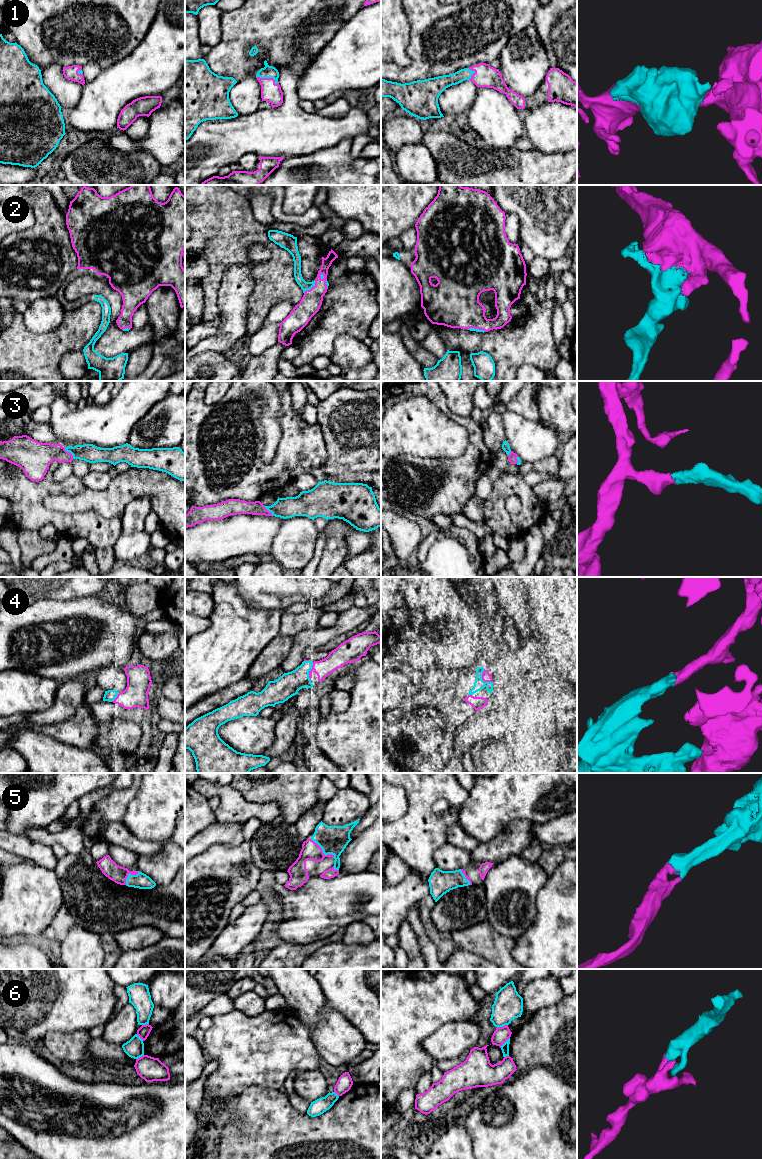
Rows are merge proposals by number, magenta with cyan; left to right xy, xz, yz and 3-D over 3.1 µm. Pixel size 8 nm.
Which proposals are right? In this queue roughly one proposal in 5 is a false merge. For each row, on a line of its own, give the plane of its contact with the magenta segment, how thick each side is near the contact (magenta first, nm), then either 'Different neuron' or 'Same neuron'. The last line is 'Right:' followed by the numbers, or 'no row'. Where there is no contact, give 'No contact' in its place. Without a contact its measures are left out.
1: Touches magenta in xz. Thickness 160 nm (magenta) against 100 nm. Same neuron
2: Touches magenta in xz. Thickness 160 nm (magenta) against 70 nm. Same neuron
3: Touches magenta in xy. Thickness 220 nm (magenta) against 150 nm. Same neuron
4: Touches magenta in yz. Thickness 80 nm (magenta) against 90 nm. Same neuron
5: Touches magenta in xz. Thickness 150 nm (magenta) against 220 nm. Same neuron
6: Touches magenta in yz. Thickness 120 nm (magenta) against 240 nm. Different neuron
Right: 1, 2, 3, 4, 5

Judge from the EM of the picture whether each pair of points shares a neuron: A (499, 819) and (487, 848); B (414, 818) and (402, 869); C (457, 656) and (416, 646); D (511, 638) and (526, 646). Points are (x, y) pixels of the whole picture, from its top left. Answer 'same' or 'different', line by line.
A: different
B: different
C: different
D: different

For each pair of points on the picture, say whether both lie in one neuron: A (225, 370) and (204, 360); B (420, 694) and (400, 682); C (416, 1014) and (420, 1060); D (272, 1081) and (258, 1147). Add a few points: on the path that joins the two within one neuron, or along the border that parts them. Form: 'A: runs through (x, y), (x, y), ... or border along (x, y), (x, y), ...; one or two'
A: runs through (220, 369), (216, 369), (209, 363); one
B: border along (400, 669), (410, 681); two
C: runs through (415, 1025), (415, 1049); one
D: border along (247, 1088), (260, 1086), (281, 1091); two

